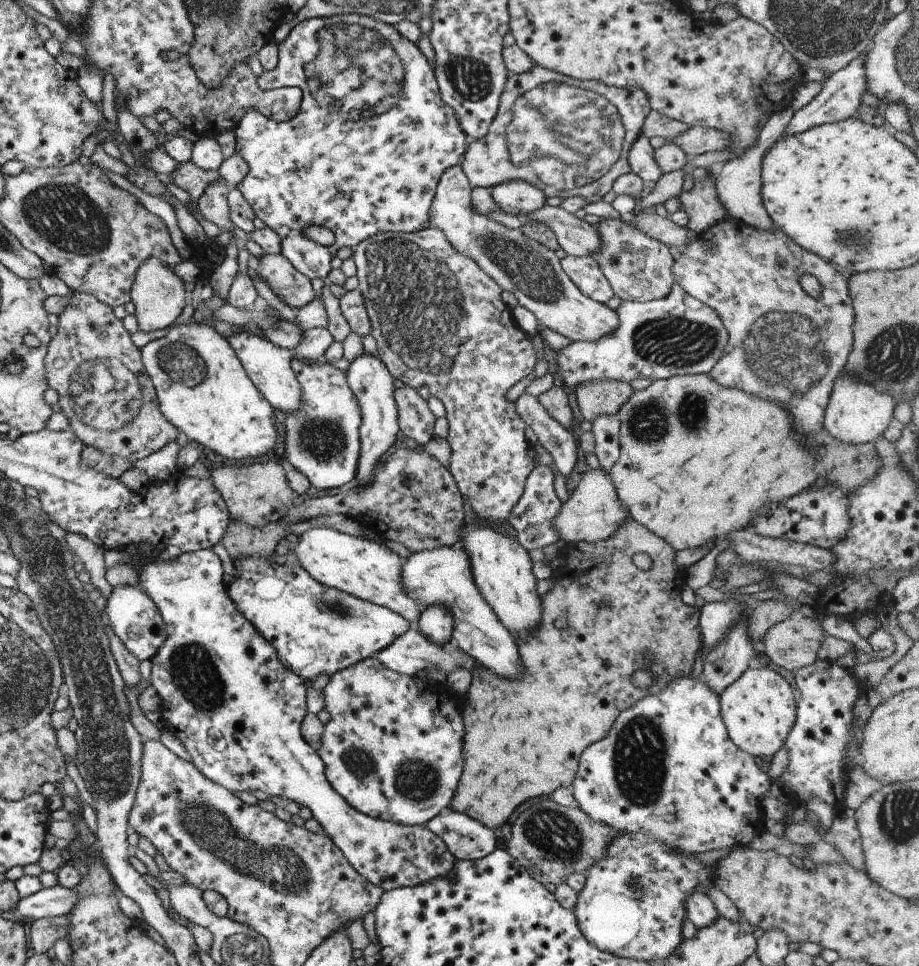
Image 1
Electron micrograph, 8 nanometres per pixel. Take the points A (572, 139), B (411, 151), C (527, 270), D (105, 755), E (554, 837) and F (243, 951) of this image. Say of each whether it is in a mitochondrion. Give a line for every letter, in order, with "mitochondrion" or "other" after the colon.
A: mitochondrion
B: other
C: mitochondrion
D: mitochondrion
E: mitochondrion
F: mitochondrion

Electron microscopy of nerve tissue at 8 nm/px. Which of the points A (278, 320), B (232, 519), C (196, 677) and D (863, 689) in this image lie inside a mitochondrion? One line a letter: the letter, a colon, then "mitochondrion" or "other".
A: other
B: other
C: mitochondrion
D: other

